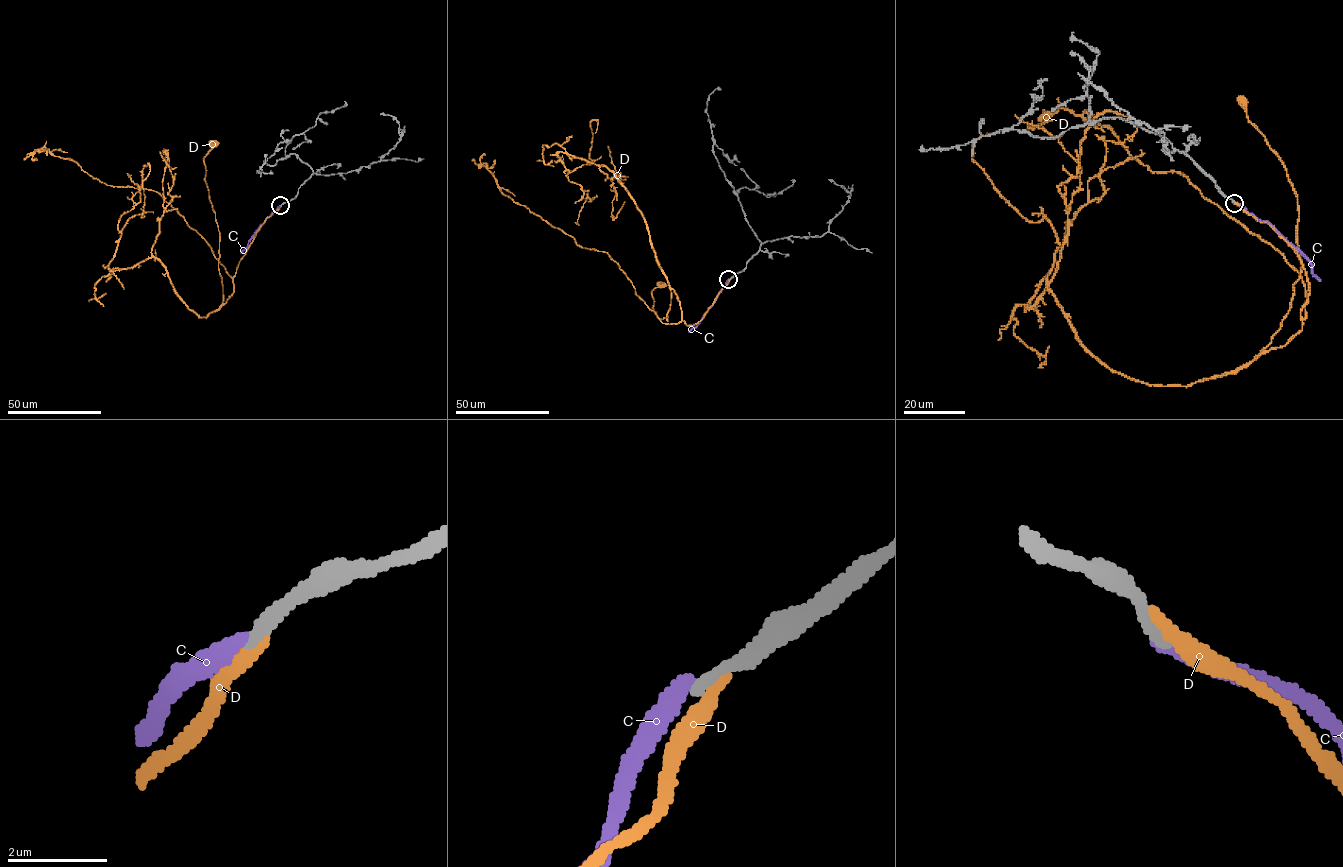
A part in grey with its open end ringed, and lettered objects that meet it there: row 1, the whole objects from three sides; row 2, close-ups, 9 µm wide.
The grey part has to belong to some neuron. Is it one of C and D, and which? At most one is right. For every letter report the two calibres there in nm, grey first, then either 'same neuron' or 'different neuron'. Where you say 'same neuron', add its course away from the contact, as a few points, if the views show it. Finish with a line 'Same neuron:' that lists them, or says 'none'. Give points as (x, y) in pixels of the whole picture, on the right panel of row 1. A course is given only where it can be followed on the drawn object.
C: 280 nm thick on the grey side, 300 nm on the other; different neuron
D: 320 nm thick on the grey side, 340 nm on the other; different neuron
Same neuron: none

